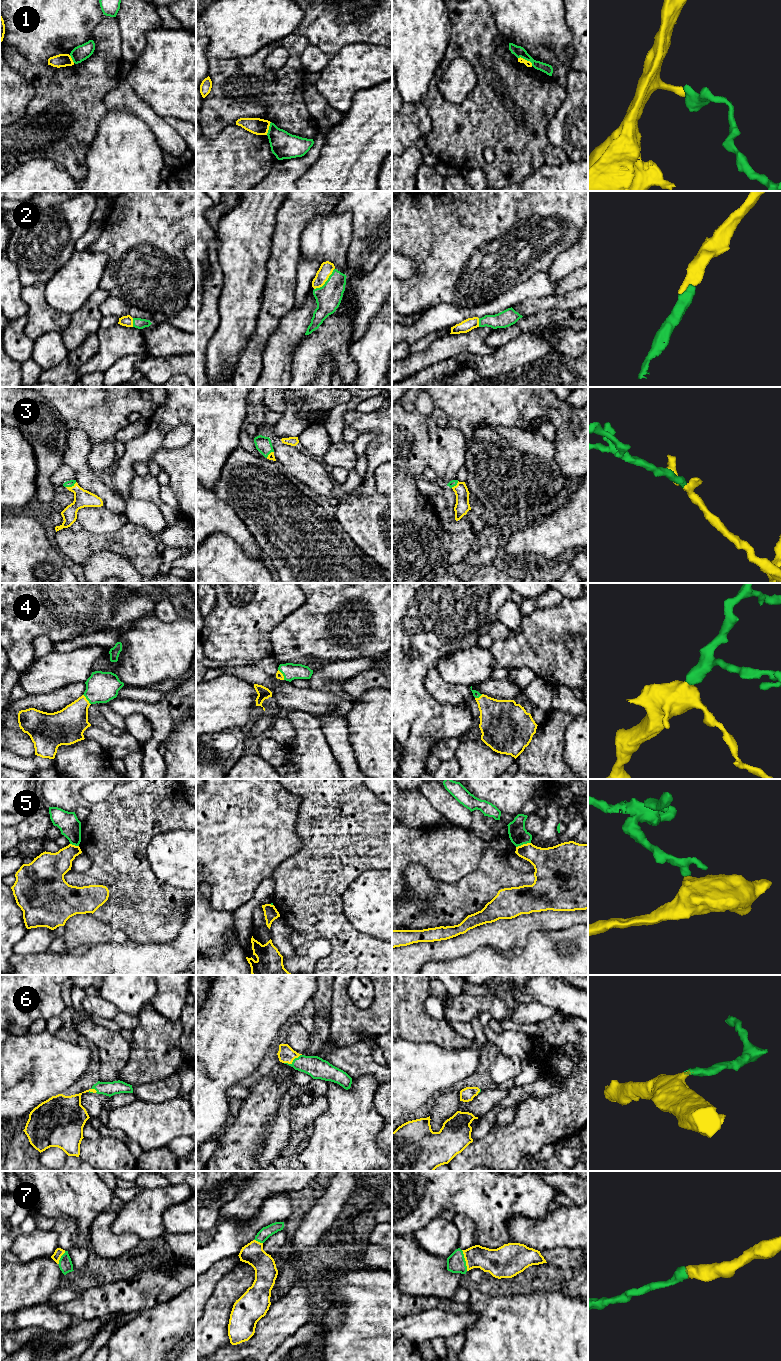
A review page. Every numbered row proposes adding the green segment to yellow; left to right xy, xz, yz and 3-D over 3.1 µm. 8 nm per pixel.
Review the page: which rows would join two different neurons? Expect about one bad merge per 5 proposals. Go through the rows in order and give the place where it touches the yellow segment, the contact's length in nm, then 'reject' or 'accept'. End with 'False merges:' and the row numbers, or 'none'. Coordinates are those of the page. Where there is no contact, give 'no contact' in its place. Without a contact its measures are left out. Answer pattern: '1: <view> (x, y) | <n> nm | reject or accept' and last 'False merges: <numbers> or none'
1: yz (526, 60) | 140 nm | reject
2: xz (326, 280) | 240 nm | accept
3: xy (72, 486) | 100 nm | accept
4: xy (86, 699) | 110 nm | accept
5: yz (523, 844) | 130 nm | reject
6: xz (292, 1061) | 160 nm | accept
7: yz (465, 1260) | 180 nm | accept
False merges: 1, 5

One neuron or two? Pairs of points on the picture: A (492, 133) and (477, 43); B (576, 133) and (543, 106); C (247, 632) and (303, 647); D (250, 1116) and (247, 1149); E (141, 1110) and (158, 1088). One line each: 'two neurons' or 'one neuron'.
A: one neuron
B: two neurons
C: two neurons
D: one neuron
E: two neurons

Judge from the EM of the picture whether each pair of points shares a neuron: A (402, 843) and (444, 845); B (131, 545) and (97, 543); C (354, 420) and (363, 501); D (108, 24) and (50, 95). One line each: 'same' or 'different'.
A: same
B: same
C: same
D: same

